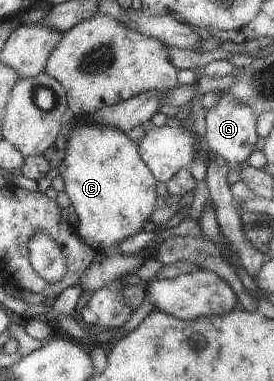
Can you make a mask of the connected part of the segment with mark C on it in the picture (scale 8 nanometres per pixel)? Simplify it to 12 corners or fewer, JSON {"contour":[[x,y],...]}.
{"contour":[[108,125],[68,135],[57,169],[95,251],[154,211],[155,177]]}

